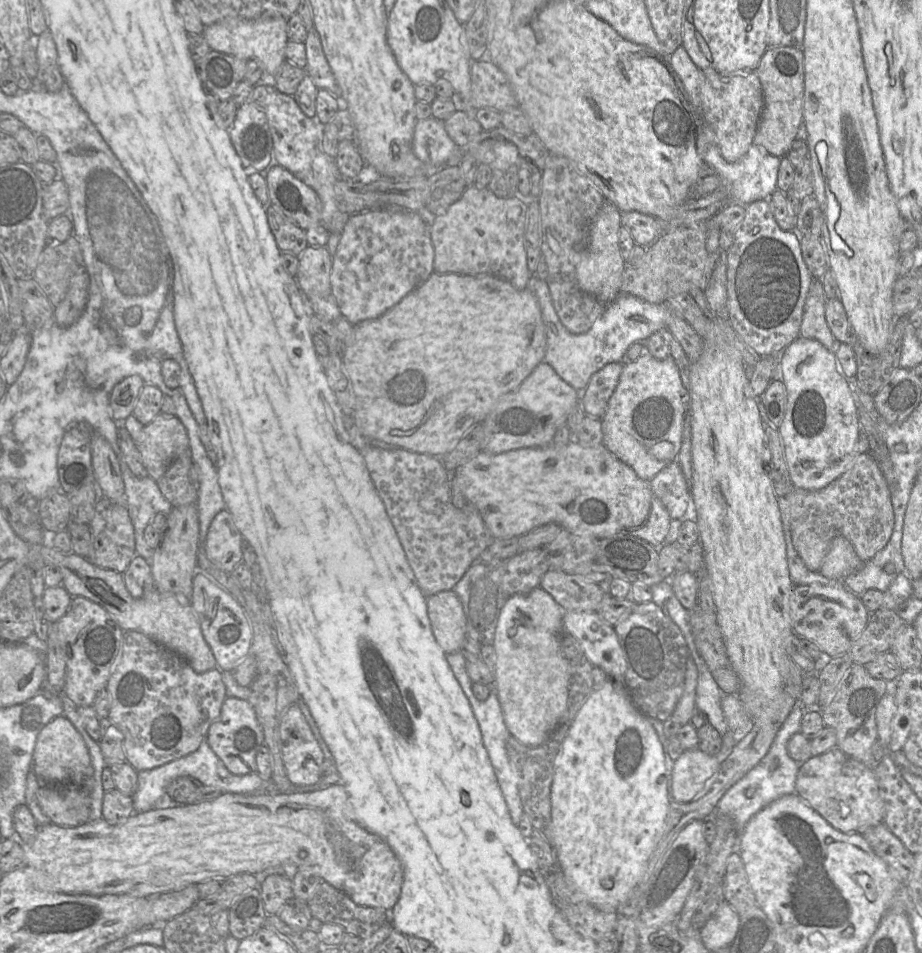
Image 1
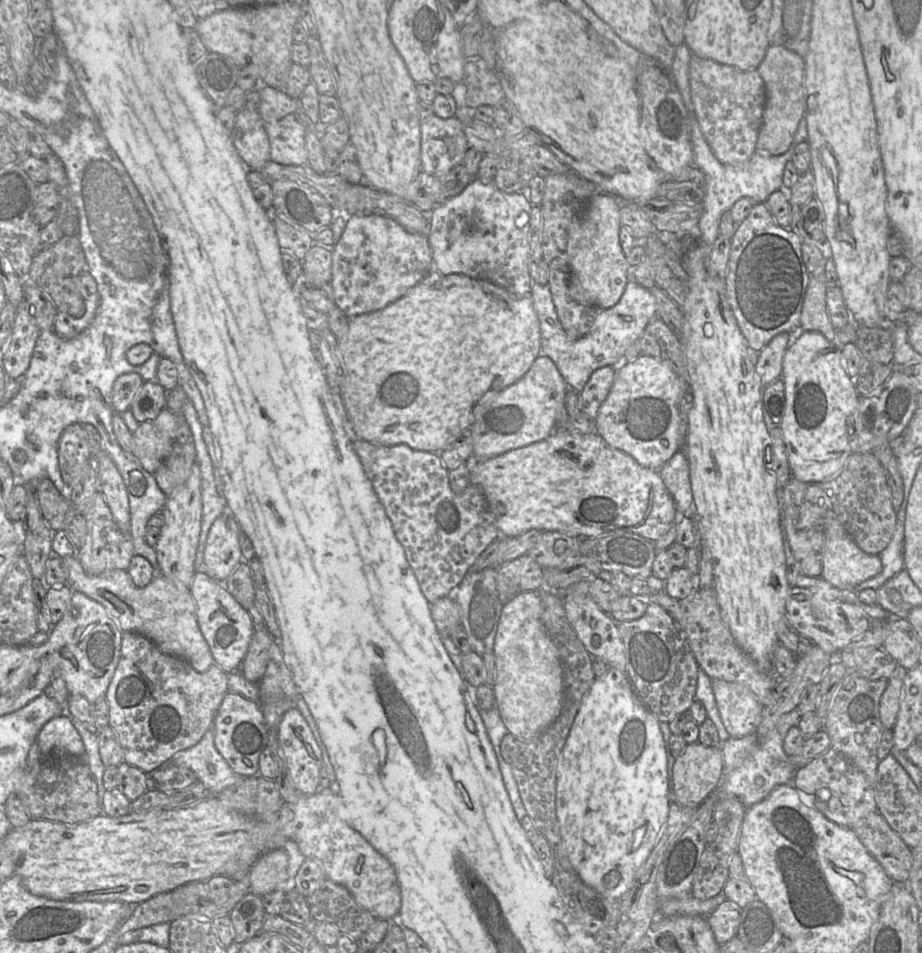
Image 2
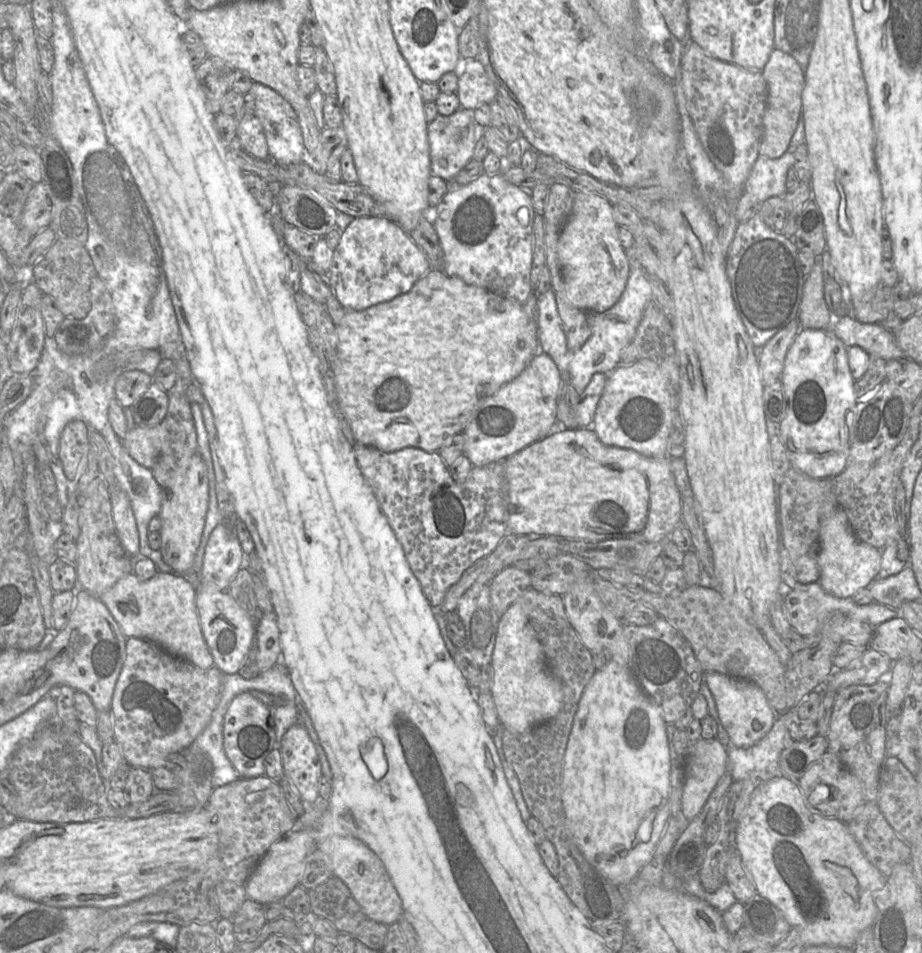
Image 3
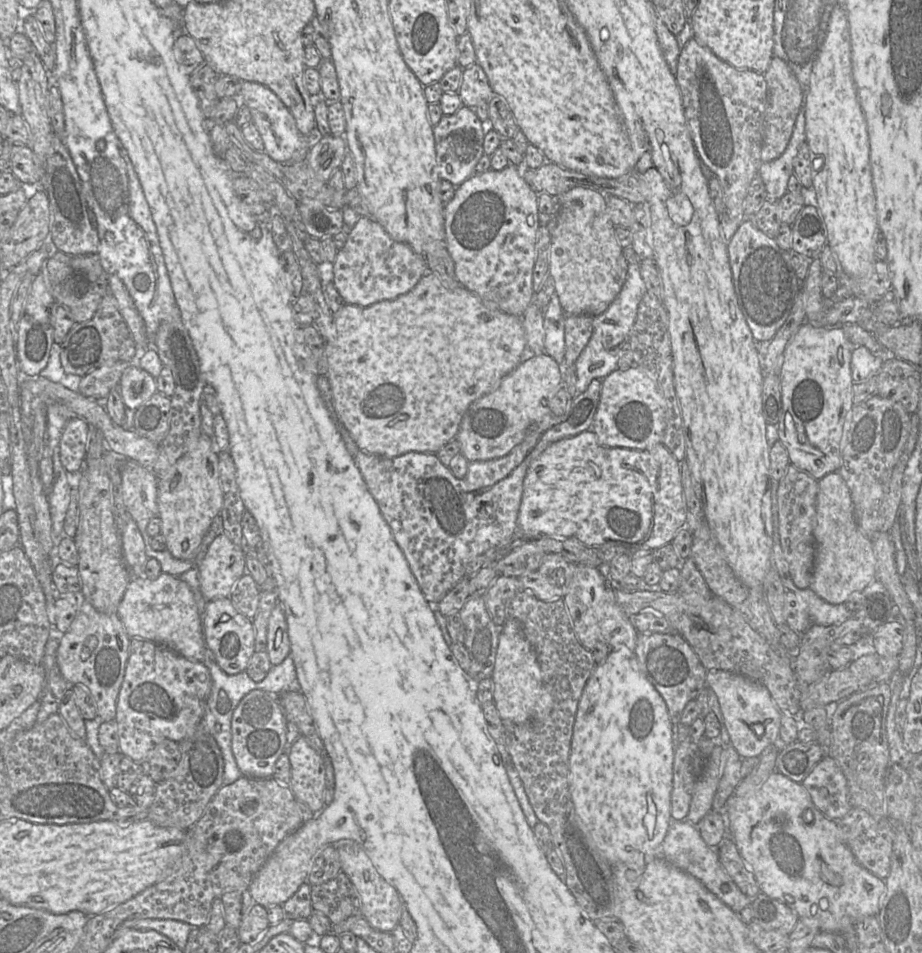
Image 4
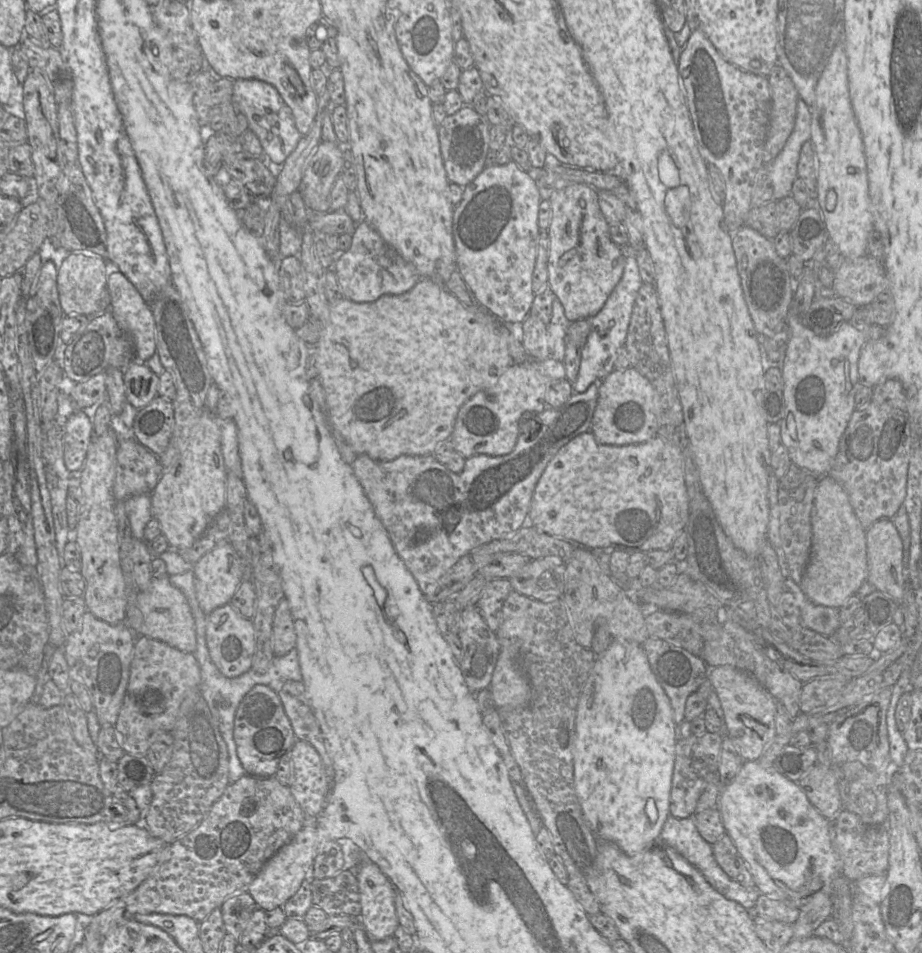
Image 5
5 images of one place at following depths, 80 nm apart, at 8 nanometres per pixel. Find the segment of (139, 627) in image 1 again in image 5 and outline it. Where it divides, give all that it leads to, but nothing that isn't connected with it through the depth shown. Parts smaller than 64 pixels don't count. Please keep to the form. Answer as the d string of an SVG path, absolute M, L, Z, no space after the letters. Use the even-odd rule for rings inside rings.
M169 576L153 579L147 590L139 591L137 602L143 615L139 636L162 641L183 652L195 651L195 621L190 606L184 594L170 583Z

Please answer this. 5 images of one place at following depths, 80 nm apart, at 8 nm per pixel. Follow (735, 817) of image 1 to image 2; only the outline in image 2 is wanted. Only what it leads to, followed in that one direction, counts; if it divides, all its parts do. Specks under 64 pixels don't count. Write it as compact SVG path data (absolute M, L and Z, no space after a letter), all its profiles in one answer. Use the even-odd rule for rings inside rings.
M794 709L783 714L764 737L754 733L740 738L729 737L723 742L723 780L712 794L716 794L718 799L722 794L733 796L748 808L766 798L775 787L790 783L796 769L783 750L783 742L788 730L797 726L800 718L798 710Z

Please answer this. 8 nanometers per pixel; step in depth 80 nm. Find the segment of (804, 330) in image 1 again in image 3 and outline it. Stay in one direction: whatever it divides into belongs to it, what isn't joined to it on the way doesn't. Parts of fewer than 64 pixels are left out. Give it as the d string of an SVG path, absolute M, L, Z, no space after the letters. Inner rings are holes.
M818 259L805 278L798 311L801 328L831 330L834 316L824 298L824 273Z

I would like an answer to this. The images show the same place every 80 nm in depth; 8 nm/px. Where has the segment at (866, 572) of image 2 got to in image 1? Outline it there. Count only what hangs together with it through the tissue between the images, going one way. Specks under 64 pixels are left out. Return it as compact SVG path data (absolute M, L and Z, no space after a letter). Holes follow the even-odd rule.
M837 536L831 542L820 573L830 579L843 580L849 574L858 571L865 563L858 557L848 539Z

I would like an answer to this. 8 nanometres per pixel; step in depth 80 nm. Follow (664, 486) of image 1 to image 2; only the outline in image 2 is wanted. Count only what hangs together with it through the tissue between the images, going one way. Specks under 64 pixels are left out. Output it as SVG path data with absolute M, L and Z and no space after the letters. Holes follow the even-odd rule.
M684 450L676 452L658 472L674 500L677 515L683 515L694 504L689 462Z

